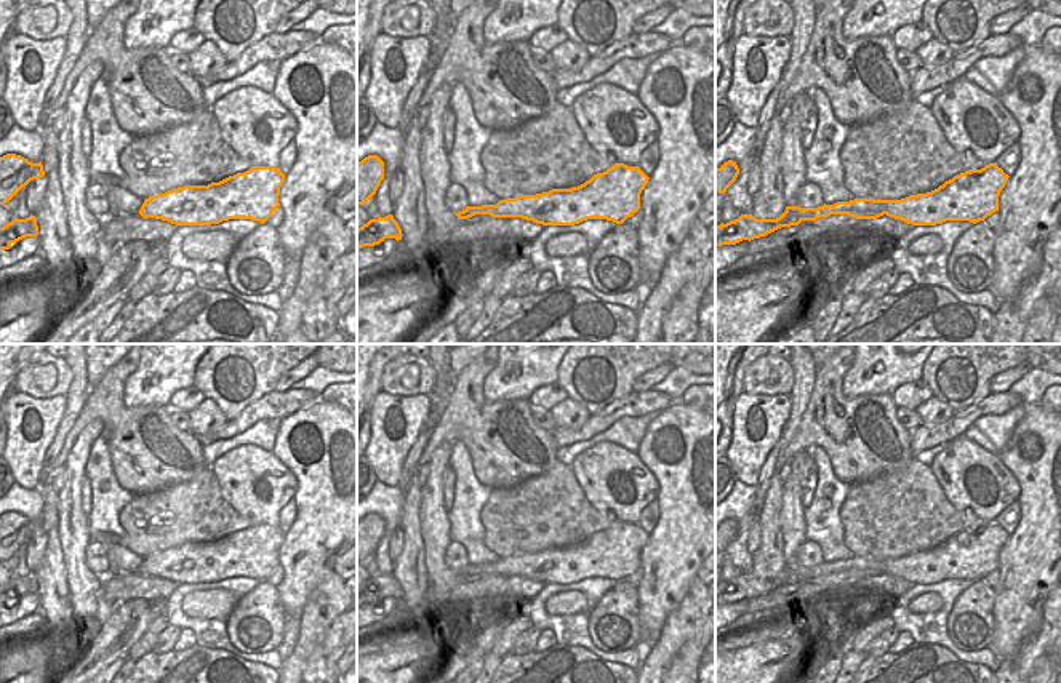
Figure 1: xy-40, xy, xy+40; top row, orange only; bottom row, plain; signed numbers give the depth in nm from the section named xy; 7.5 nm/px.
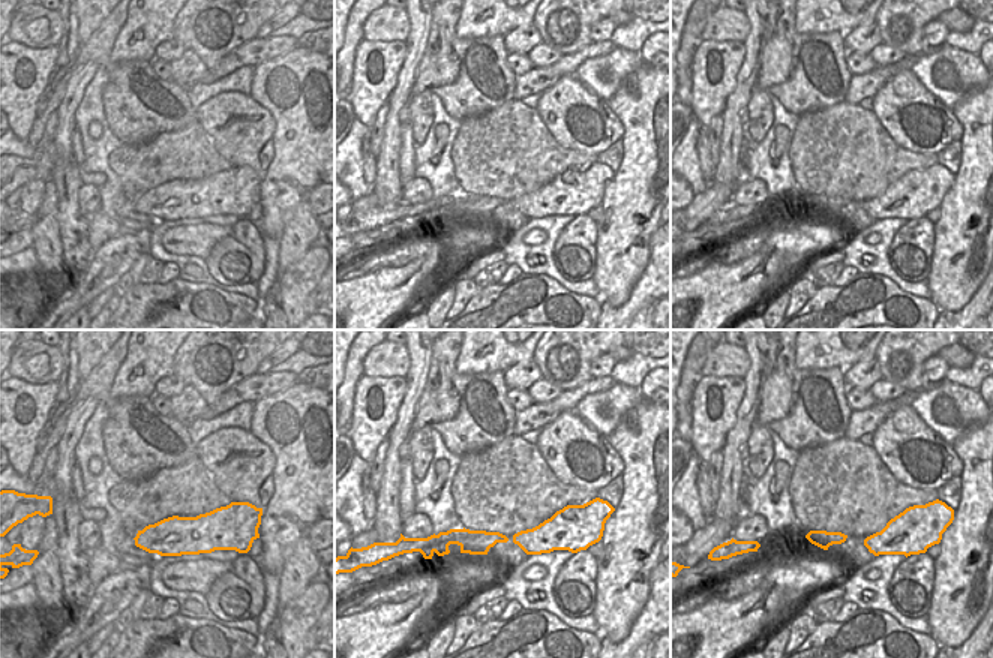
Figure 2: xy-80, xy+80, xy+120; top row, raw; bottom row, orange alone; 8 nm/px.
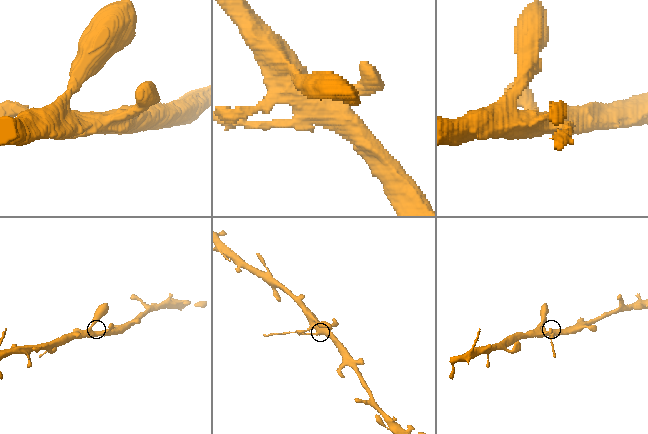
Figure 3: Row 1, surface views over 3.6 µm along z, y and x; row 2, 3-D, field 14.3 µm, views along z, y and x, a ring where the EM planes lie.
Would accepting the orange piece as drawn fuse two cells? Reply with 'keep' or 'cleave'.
cleave

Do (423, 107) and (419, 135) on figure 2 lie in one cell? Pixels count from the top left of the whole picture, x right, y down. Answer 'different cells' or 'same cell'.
same cell

